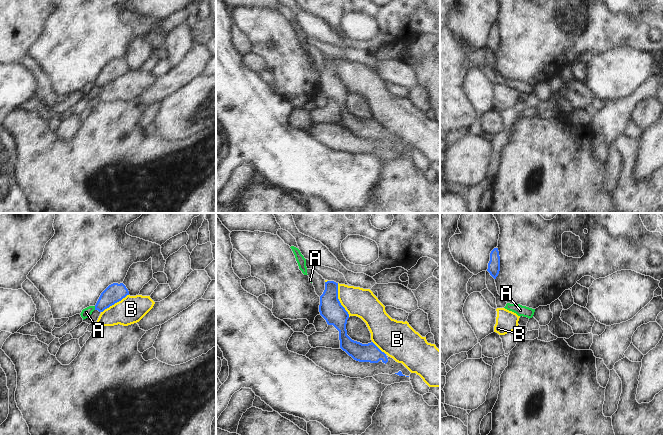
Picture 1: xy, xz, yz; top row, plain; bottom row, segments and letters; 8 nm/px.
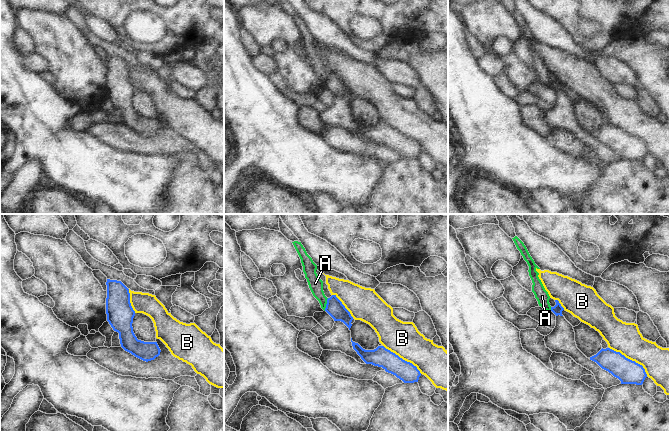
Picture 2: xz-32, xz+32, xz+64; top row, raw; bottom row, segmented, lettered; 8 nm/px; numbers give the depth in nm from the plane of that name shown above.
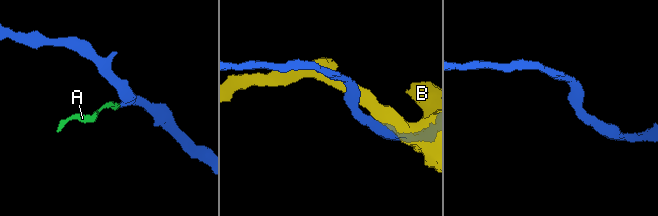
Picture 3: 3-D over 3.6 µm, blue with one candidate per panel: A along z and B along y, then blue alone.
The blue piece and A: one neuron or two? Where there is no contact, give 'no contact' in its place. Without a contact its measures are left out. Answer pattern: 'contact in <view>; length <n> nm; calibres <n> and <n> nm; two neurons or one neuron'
contact in xy; length 30 nm; calibres 150 and 70 nm; one neuron

